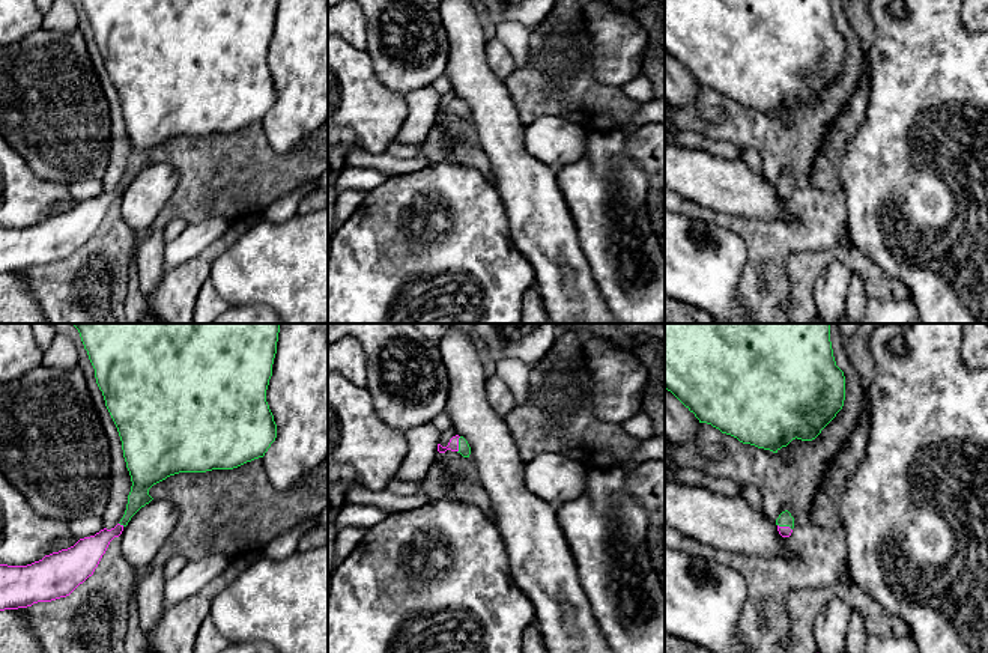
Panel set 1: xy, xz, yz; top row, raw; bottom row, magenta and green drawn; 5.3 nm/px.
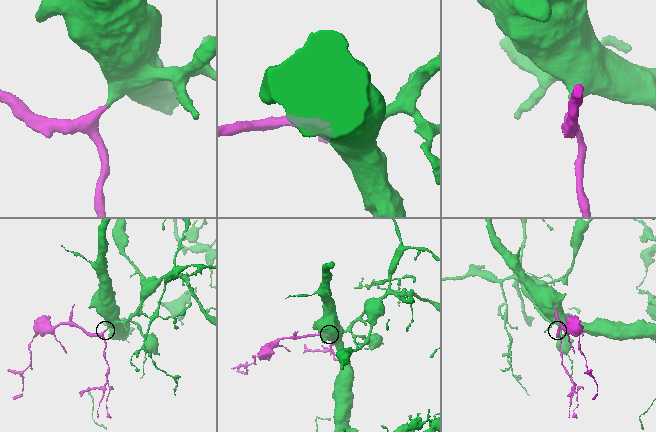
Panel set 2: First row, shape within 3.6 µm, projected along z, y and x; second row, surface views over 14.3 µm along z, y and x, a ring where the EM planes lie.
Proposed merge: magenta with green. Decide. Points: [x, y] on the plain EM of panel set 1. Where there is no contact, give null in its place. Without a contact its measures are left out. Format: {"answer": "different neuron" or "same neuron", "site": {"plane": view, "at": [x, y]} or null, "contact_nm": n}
{"answer": "same neuron", "site": {"plane": "xz", "at": [457, 107]}, "contact_nm": 90}

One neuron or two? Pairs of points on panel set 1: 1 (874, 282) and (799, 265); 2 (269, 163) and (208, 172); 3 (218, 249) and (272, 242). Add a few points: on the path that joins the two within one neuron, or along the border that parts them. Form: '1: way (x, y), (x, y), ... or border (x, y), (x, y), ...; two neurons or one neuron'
1: way (856, 262), (848, 255), (827, 255), (818, 261); one neuron
2: way (254, 172), (223, 172); one neuron
3: border (256, 224), (248, 227), (214, 262), (209, 277); two neurons

